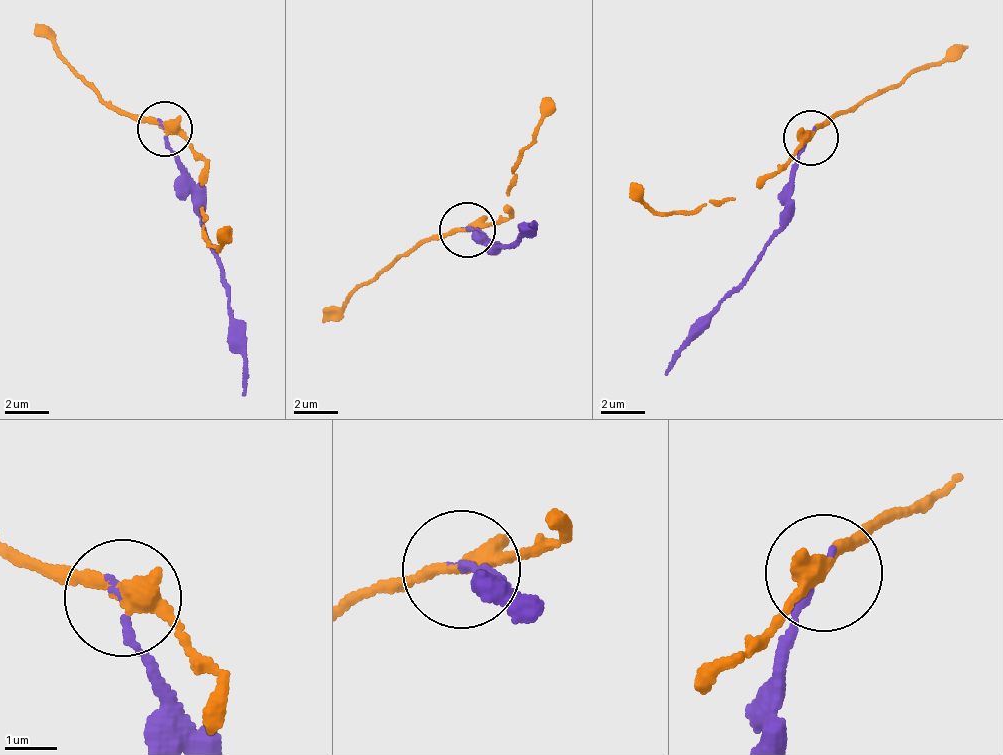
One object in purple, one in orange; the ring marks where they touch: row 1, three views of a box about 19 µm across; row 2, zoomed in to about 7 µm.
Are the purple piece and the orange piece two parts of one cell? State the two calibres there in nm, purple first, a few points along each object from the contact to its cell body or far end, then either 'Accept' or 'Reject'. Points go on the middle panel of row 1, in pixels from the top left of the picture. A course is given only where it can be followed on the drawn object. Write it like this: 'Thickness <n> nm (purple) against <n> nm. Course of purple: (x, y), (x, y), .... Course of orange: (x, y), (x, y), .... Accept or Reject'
Thickness 130 nm (purple) against 320 nm. Course of purple: (465, 229), (481, 234), (486, 252), (519, 242), (533, 227). Course of orange: (465, 229), (511, 218), (503, 211), (516, 163), (554, 99). Reject

